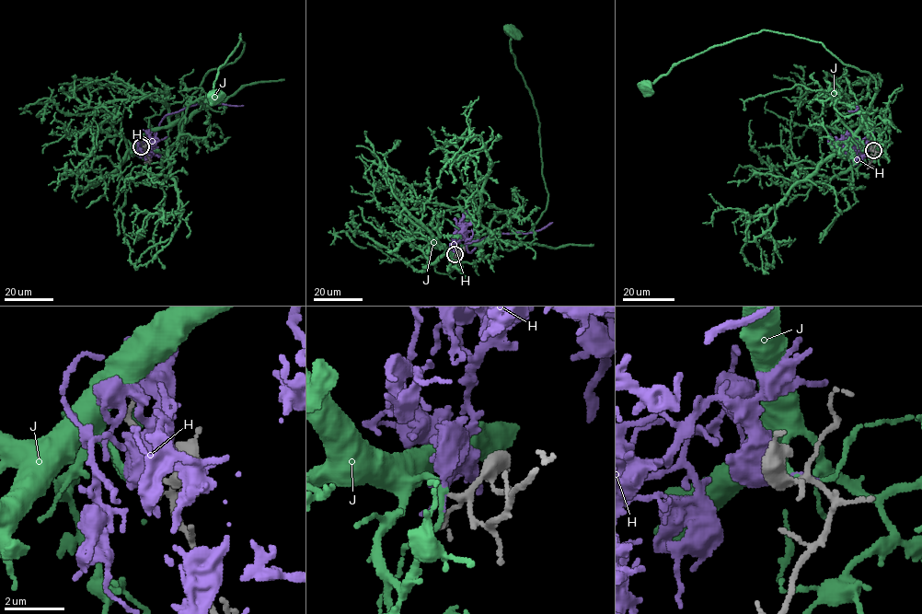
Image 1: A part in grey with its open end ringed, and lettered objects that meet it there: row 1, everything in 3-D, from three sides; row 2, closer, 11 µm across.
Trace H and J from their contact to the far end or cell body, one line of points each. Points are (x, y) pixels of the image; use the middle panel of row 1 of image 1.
H: (455, 255), (456, 244), (463, 236), (469, 252), (491, 235), (532, 233), (552, 222)
J: (455, 255), (492, 238), (497, 248), (512, 249), (546, 209), (539, 121), (511, 51), (512, 32)

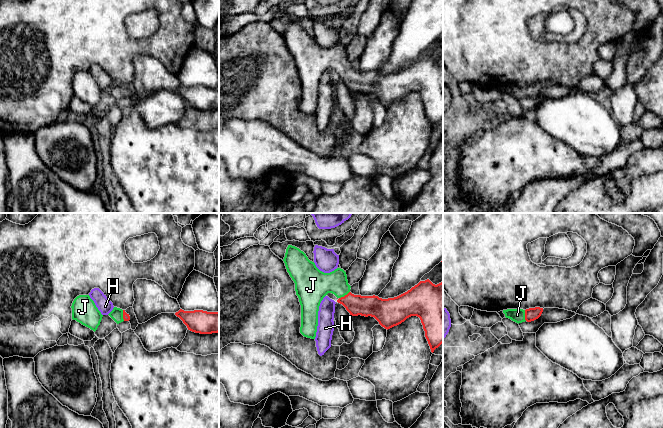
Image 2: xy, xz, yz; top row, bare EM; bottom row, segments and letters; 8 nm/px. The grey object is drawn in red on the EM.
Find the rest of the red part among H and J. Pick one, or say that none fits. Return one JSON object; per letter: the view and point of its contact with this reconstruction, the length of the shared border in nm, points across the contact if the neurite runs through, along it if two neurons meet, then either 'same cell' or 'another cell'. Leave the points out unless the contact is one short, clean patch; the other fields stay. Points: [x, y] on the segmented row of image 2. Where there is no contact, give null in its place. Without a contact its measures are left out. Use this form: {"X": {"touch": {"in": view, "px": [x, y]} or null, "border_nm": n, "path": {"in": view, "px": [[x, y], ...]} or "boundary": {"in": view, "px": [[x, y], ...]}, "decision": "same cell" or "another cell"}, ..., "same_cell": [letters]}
{"H": {"touch": null, "decision": "another cell"}, "J": {"touch": {"in": "xz", "px": [345, 295]}, "border_nm": 110, "path": {"in": "xz", "px": [[373, 306], [356, 305], [345, 295], [334, 284], [316, 284]]}, "decision": "same cell"}, "same_cell": ["J"]}

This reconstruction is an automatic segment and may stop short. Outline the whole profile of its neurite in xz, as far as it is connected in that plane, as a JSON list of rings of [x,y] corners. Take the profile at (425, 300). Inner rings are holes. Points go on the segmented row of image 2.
[[[288,245],[283,259],[287,272],[295,283],[296,295],[301,305],[300,333],[307,338],[315,339],[318,326],[318,311],[323,298],[328,294],[334,294],[346,310],[352,316],[371,316],[385,329],[390,329],[404,322],[411,316],[420,318],[425,331],[425,337],[433,353],[443,343],[443,282],[435,285],[429,279],[420,281],[407,292],[388,299],[378,296],[354,295],[350,292],[346,272],[337,268],[330,273],[320,271],[314,262],[310,261],[306,254],[299,248]]]

